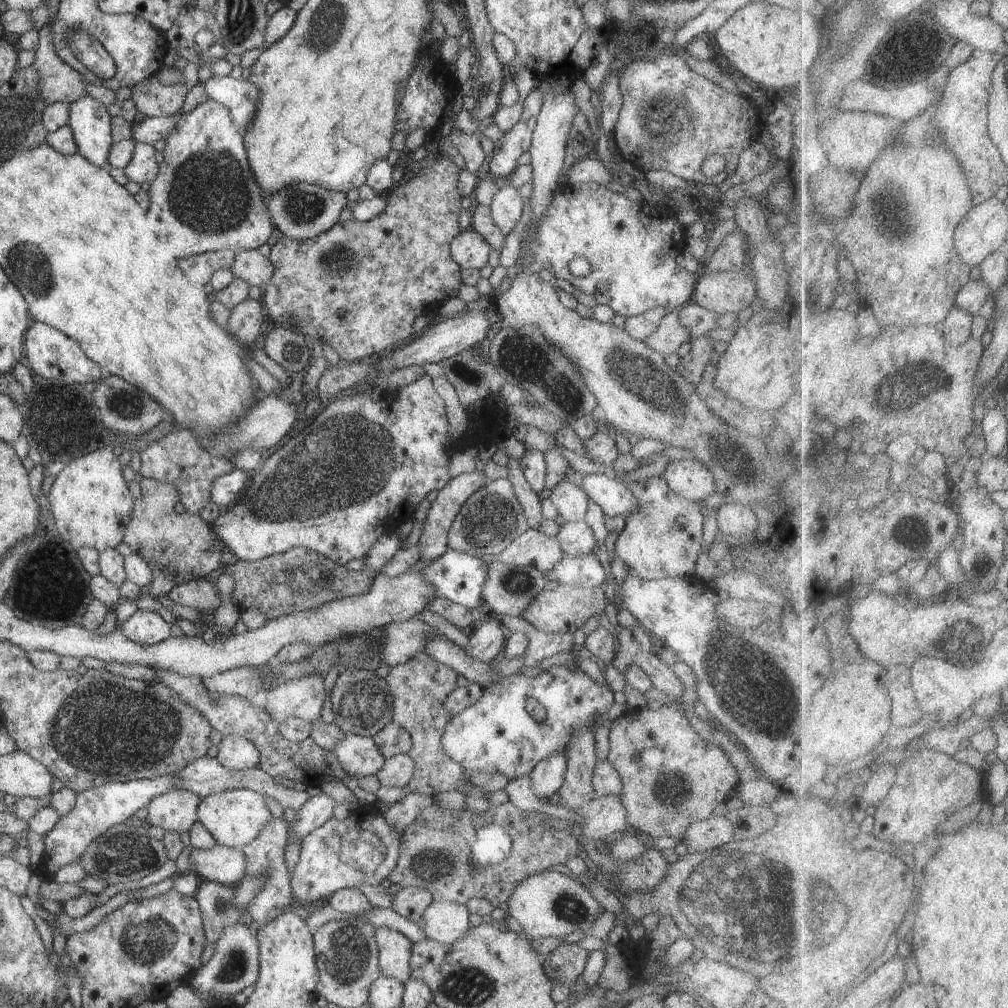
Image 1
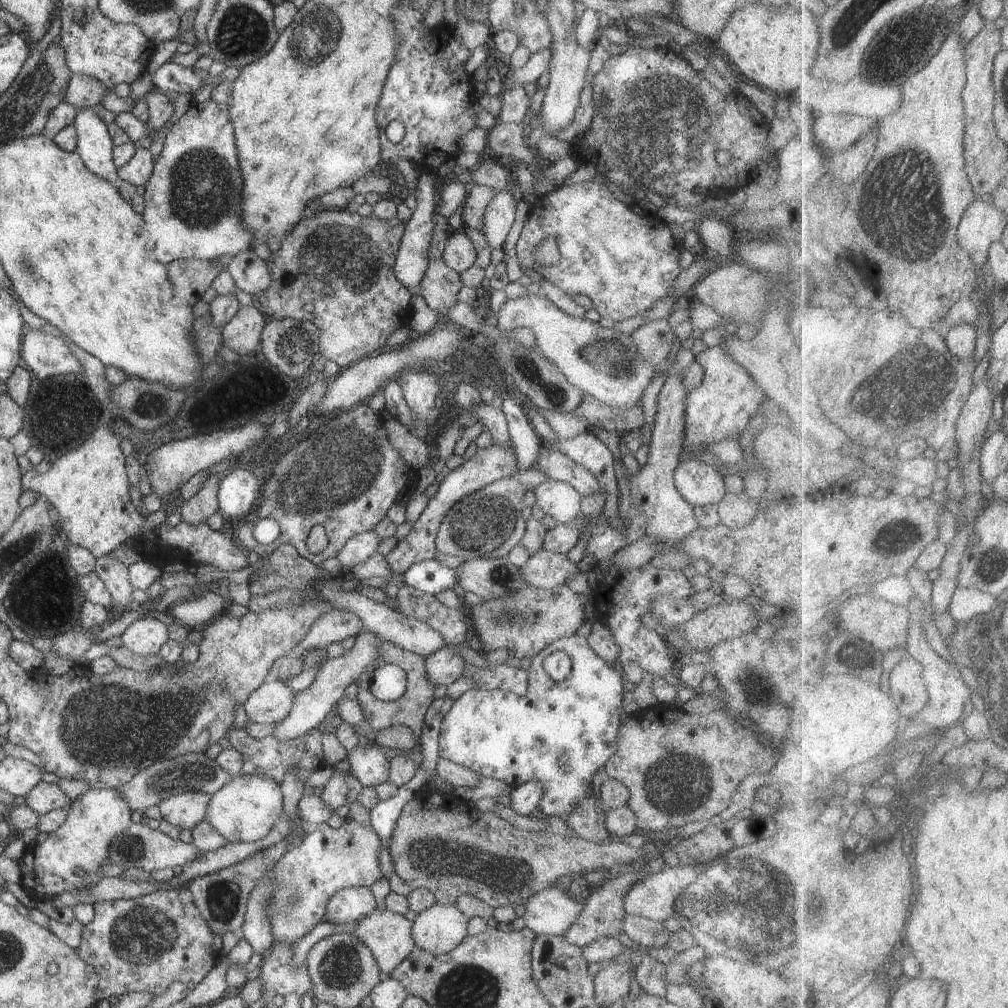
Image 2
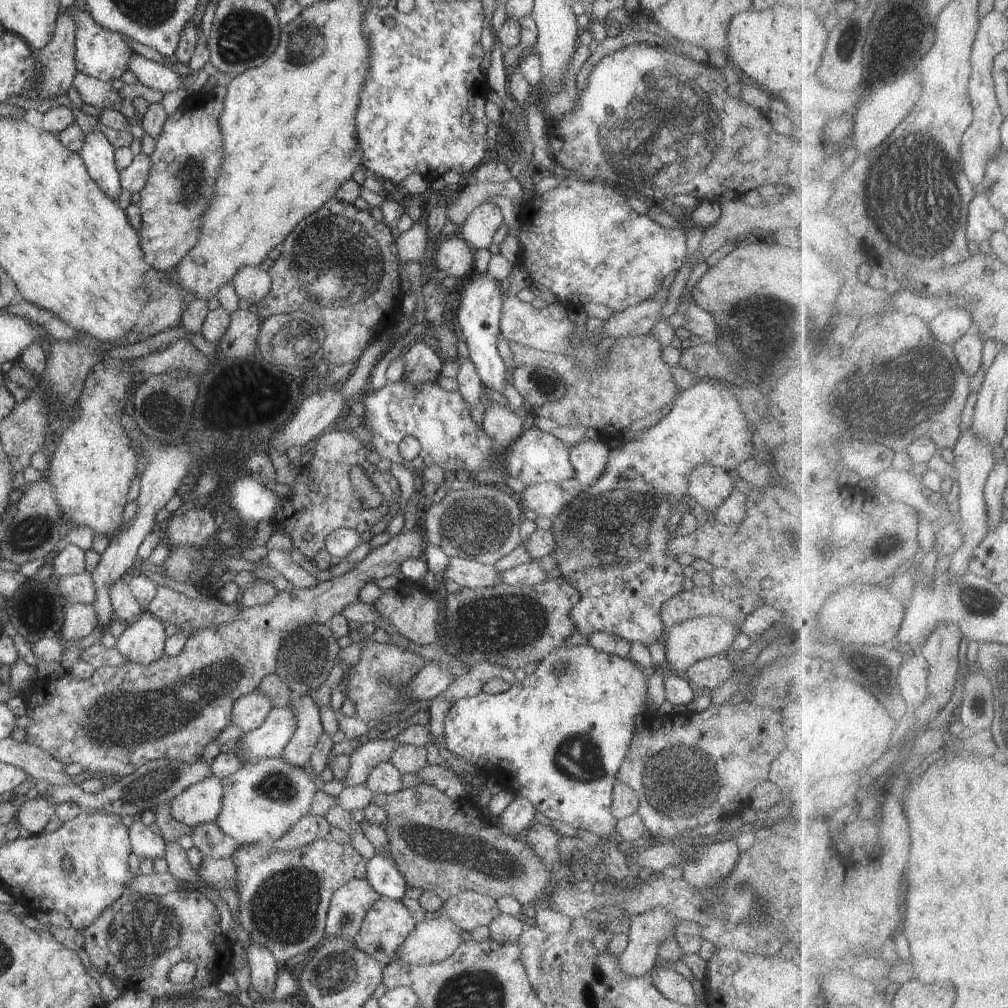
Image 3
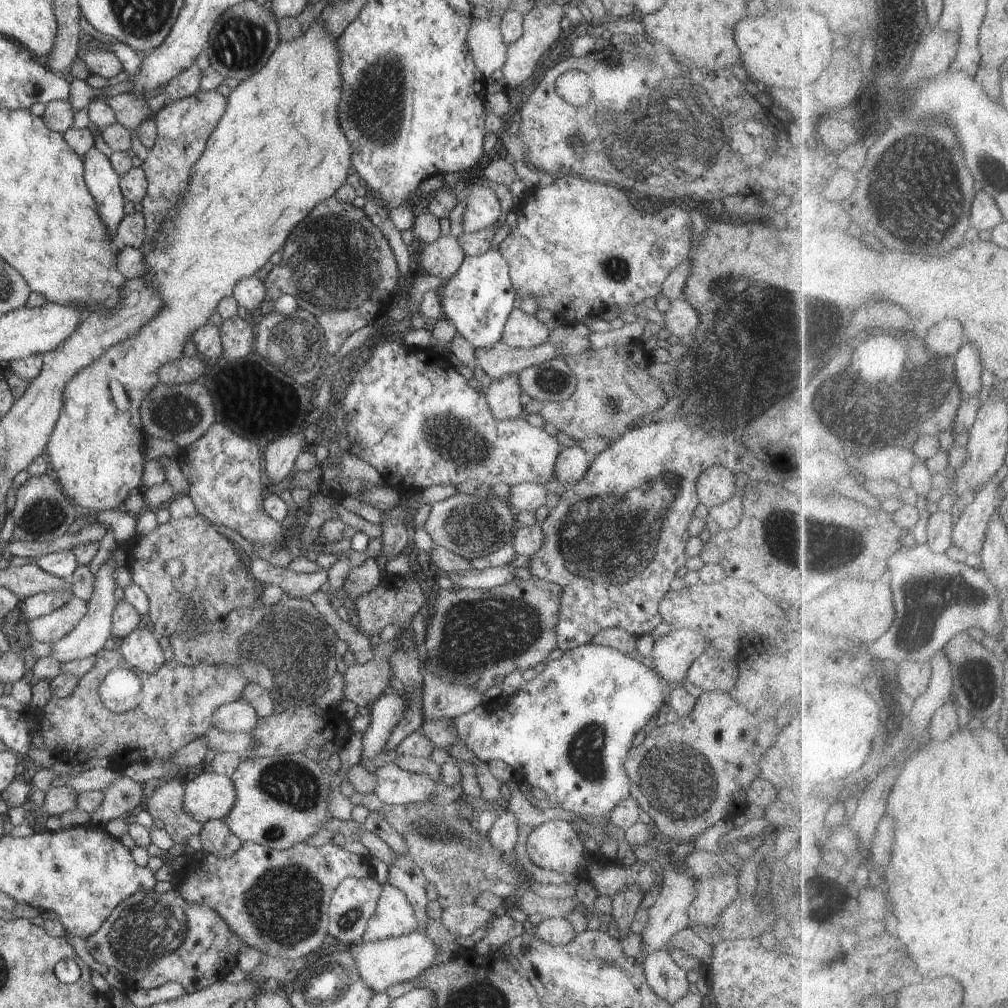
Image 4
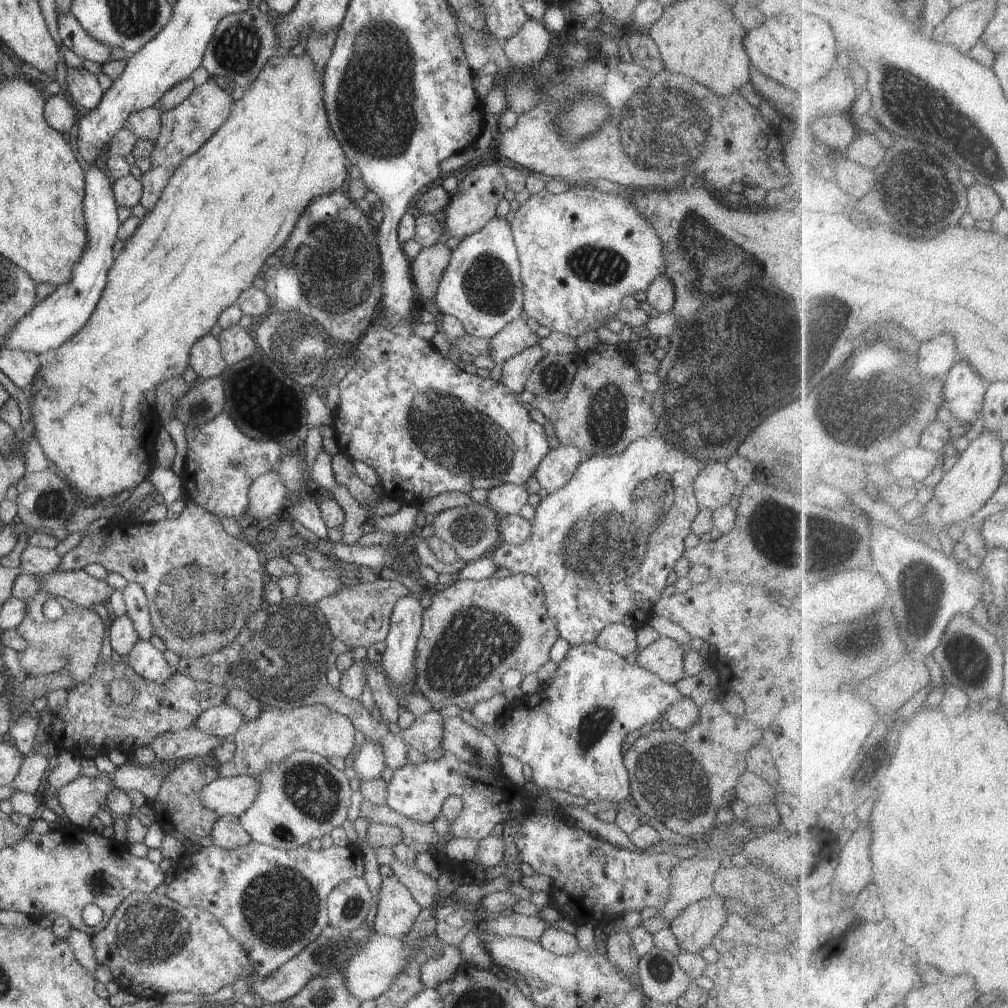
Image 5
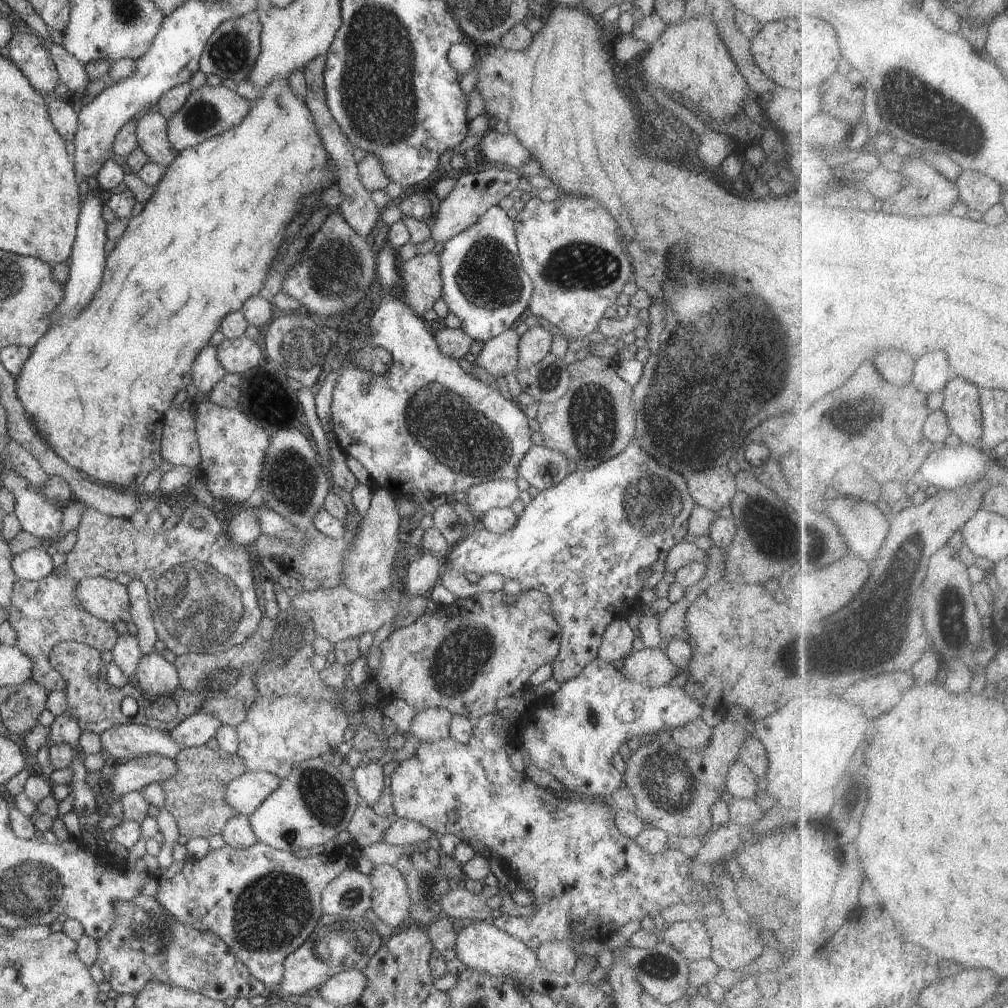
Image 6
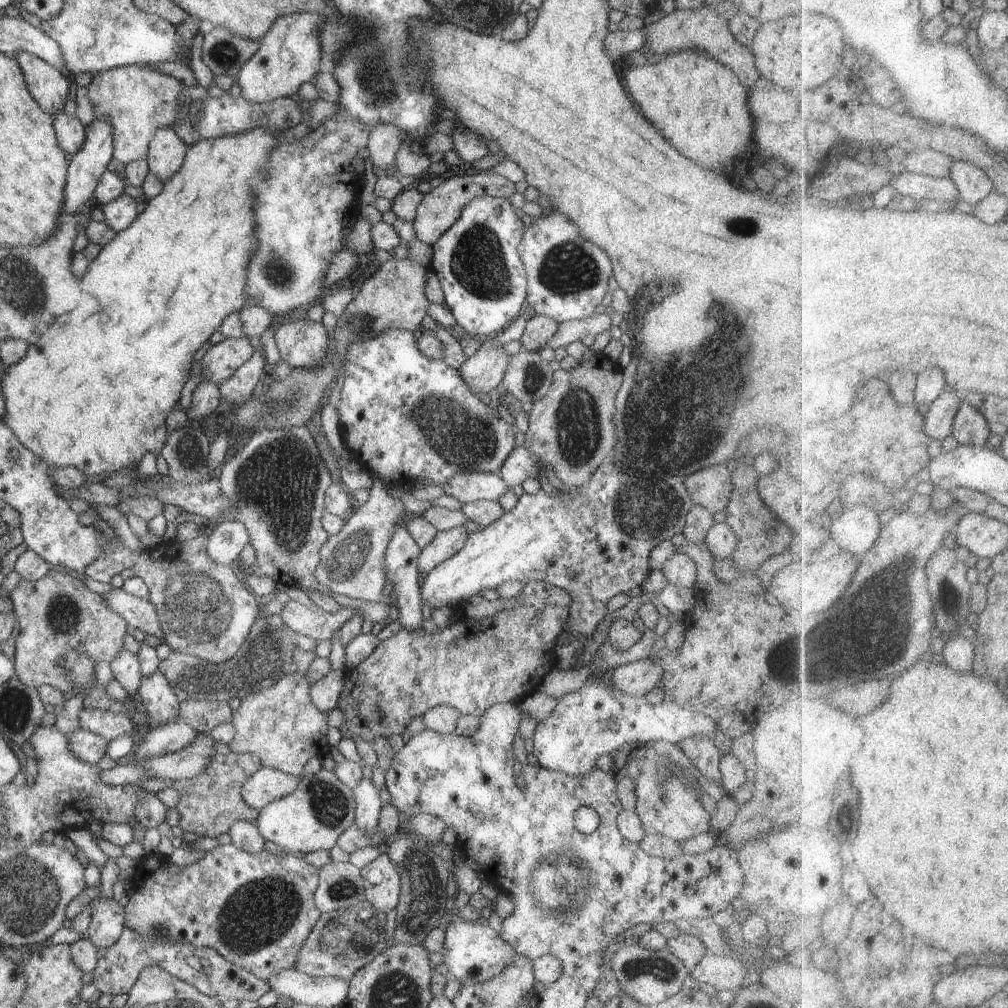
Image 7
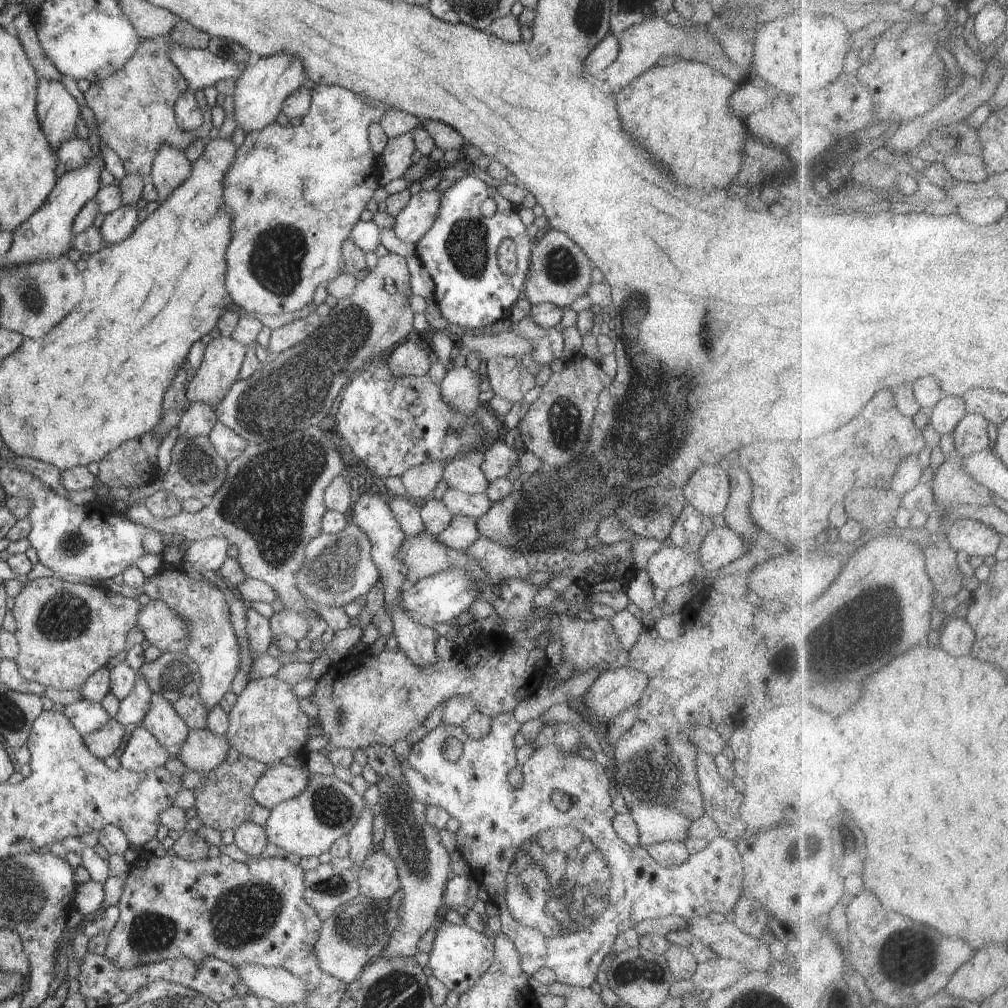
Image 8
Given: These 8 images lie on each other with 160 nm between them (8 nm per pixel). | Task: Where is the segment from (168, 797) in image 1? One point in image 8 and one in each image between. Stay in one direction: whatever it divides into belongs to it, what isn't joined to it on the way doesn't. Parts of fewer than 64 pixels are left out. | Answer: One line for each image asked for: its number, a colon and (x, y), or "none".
2: (186, 810)
3: (201, 803)
4: (209, 796)
5: (232, 796)
6: (245, 793)
7: (268, 784)
8: (279, 782)

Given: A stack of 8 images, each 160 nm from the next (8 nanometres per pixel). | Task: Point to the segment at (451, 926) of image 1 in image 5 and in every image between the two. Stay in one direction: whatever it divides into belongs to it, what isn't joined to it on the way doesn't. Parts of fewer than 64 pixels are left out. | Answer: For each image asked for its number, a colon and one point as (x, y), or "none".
2: (439, 929)
3: (432, 941)
4: (382, 964)
5: (371, 972)

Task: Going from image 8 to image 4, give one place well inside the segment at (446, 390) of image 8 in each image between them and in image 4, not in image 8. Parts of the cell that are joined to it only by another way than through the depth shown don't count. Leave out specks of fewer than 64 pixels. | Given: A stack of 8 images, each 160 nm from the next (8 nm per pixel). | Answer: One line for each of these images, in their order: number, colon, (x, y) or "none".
4: (522, 331)
5: (514, 337)
6: (499, 356)
7: (483, 372)

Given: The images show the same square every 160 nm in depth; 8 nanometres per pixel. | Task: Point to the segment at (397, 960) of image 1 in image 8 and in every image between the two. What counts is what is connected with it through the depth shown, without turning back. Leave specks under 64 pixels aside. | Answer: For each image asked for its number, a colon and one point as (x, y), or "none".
2: (389, 936)
3: (386, 926)
4: (394, 917)
5: (397, 910)
6: (390, 901)
7: (382, 888)
8: (378, 877)

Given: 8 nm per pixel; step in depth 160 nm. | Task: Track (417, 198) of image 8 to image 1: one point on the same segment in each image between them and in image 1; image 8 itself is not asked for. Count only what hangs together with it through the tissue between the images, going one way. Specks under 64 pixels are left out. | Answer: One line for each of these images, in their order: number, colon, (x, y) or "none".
1: (507, 208)
2: (501, 213)
3: (478, 231)
4: (483, 209)
5: (470, 209)
6: (474, 193)
7: (441, 207)

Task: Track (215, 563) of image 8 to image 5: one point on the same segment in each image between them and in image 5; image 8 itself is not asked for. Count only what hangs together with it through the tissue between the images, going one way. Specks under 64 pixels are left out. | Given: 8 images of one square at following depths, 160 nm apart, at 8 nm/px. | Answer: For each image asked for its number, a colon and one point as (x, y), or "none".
5: (267, 494)
6: (244, 528)
7: (227, 540)

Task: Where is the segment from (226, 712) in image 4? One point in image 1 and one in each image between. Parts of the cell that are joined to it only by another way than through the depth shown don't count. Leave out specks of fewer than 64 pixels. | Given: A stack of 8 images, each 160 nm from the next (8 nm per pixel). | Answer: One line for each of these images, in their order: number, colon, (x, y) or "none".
1: (304, 698)
2: (270, 703)
3: (250, 711)

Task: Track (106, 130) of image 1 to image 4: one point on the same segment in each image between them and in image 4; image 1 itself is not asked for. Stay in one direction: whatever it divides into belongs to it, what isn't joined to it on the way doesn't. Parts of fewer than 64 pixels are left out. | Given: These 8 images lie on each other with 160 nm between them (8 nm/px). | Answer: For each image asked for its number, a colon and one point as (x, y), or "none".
2: (95, 147)
3: (97, 153)
4: (102, 181)

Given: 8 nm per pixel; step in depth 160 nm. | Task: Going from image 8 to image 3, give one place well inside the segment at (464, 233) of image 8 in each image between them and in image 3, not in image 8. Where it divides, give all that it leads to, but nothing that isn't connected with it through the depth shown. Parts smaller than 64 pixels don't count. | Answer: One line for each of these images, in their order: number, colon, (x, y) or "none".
3: (481, 300)
4: (478, 299)
5: (481, 286)
6: (482, 282)
7: (477, 262)

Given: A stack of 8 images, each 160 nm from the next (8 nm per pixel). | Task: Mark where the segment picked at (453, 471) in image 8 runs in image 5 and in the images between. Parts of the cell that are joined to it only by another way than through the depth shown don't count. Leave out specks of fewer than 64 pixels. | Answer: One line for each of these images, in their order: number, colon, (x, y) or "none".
5: (506, 499)
6: (483, 496)
7: (466, 487)

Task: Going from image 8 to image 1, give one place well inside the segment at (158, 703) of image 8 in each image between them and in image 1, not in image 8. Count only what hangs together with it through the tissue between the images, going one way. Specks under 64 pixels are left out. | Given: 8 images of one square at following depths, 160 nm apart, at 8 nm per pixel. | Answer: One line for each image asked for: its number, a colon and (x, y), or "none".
1: (147, 628)
2: (147, 636)
3: (143, 642)
4: (141, 650)
5: (144, 659)
6: (157, 677)
7: (159, 703)

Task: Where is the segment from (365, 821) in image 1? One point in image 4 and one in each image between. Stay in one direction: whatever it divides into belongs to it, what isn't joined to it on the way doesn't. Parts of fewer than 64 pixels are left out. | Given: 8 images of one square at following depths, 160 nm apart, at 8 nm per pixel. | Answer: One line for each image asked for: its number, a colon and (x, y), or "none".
2: (327, 860)
3: (284, 896)
4: (276, 901)

